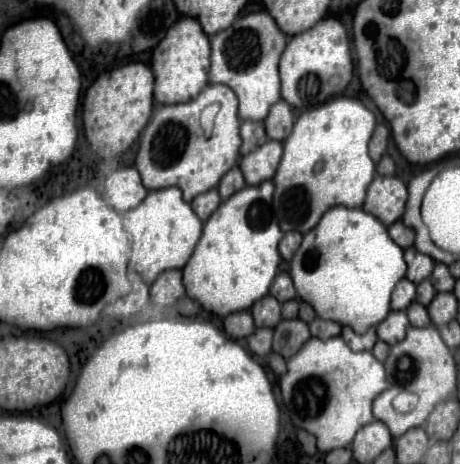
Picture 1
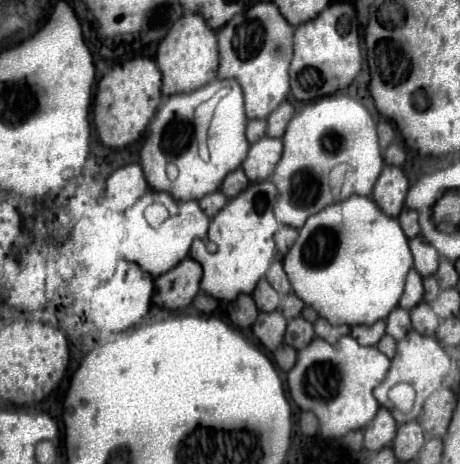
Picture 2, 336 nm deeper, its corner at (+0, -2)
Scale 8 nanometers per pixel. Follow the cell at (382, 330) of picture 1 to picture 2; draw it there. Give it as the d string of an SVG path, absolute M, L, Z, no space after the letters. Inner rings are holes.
M398 306L398 308L394 308L388 314L388 318L386 318L386 332L394 340L402 340L408 334L410 328L412 328L412 324L410 324L410 312L408 310L404 310L404 308Z

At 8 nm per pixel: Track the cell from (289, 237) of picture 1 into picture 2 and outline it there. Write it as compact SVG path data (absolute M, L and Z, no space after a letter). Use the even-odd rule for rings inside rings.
M280 226L276 236L274 236L274 242L276 242L276 248L278 252L284 256L288 252L288 248L296 242L296 228L288 228L288 226Z

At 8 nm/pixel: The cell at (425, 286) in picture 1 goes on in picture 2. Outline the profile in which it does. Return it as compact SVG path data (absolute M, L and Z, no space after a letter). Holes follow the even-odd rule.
M428 276L428 278L424 278L424 302L428 302L428 304L430 304L432 300L436 300L438 292L440 292L438 280L436 280L434 276Z

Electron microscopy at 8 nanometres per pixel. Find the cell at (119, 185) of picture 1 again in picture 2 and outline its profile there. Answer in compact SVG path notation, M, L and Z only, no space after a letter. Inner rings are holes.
M126 164L106 180L106 196L126 206L132 206L140 196L146 194L146 190L148 184L140 164Z

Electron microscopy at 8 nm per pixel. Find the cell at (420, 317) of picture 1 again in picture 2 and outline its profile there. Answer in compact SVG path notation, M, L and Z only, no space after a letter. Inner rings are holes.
M420 302L416 308L412 308L410 318L412 318L412 328L416 332L420 332L424 336L434 336L436 328L438 328L438 316L426 302Z

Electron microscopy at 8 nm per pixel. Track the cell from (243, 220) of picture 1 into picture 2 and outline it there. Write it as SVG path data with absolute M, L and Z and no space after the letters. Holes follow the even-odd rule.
M270 180L250 184L240 196L228 200L228 204L210 220L210 228L206 240L216 244L218 250L210 252L206 248L206 240L194 240L190 248L190 256L202 266L202 282L200 288L216 300L236 300L240 294L252 294L258 280L266 274L274 258L274 234L278 230L278 222L274 218L278 190Z

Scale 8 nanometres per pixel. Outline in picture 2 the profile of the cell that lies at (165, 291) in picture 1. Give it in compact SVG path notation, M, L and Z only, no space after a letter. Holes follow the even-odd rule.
M184 258L176 268L168 270L166 274L154 280L156 284L152 298L154 304L168 310L188 306L200 290L200 278L202 278L200 264L192 258Z

